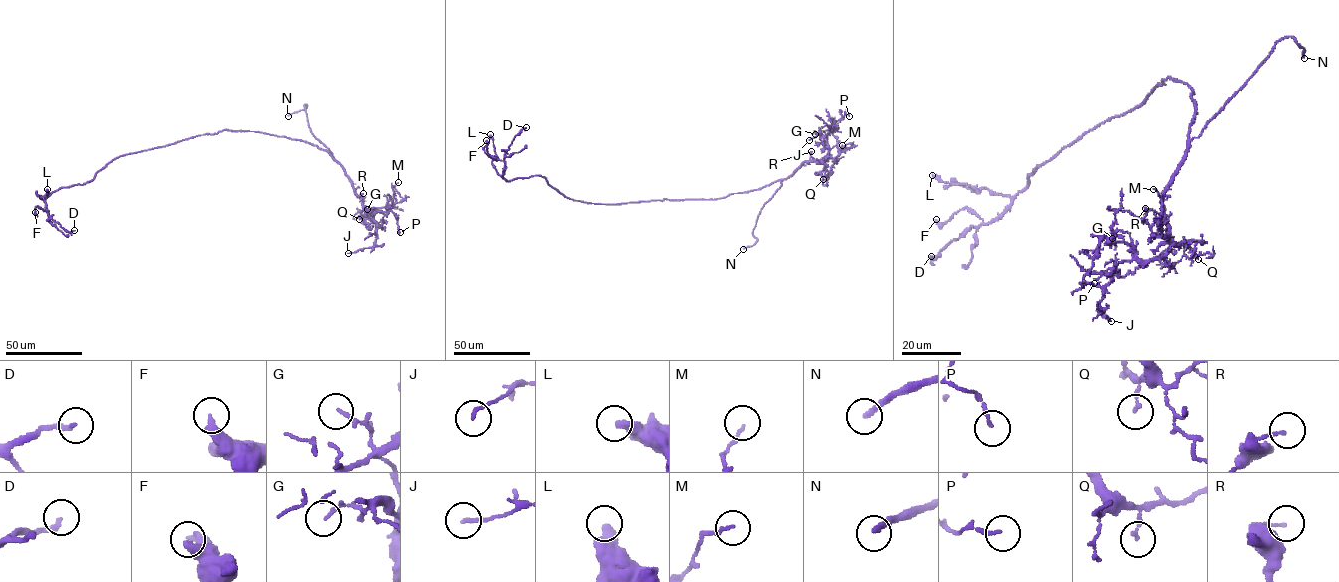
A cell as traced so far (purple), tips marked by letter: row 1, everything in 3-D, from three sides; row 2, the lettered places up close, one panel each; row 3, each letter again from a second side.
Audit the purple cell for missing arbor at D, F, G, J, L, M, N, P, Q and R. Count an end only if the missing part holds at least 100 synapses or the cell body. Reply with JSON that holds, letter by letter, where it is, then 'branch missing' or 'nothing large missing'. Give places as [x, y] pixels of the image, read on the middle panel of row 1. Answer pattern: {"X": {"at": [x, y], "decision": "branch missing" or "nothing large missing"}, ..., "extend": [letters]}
{"D": {"at": [526, 127], "decision": "nothing large missing"}, "F": {"at": [486, 140], "decision": "nothing large missing"}, "G": {"at": [815, 134], "decision": "nothing large missing"}, "J": {"at": [809, 140], "decision": "nothing large missing"}, "L": {"at": [490, 134], "decision": "nothing large missing"}, "M": {"at": [842, 145], "decision": "nothing large missing"}, "N": {"at": [743, 249], "decision": "branch missing"}, "P": {"at": [849, 116], "decision": "nothing large missing"}, "Q": {"at": [823, 179], "decision": "nothing large missing"}, "R": {"at": [811, 151], "decision": "nothing large missing"}, "extend": ["N"]}

